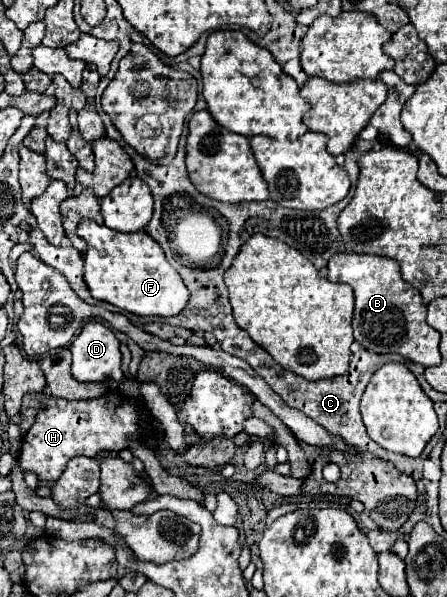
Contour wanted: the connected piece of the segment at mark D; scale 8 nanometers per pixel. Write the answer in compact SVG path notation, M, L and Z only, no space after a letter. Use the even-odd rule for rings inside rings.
M97 321L85 323L77 339L71 343L71 373L77 381L123 381L119 339L109 327Z

